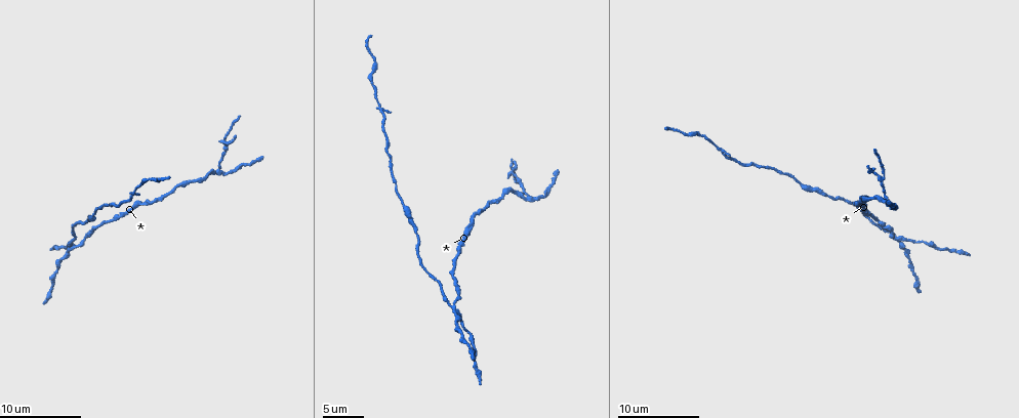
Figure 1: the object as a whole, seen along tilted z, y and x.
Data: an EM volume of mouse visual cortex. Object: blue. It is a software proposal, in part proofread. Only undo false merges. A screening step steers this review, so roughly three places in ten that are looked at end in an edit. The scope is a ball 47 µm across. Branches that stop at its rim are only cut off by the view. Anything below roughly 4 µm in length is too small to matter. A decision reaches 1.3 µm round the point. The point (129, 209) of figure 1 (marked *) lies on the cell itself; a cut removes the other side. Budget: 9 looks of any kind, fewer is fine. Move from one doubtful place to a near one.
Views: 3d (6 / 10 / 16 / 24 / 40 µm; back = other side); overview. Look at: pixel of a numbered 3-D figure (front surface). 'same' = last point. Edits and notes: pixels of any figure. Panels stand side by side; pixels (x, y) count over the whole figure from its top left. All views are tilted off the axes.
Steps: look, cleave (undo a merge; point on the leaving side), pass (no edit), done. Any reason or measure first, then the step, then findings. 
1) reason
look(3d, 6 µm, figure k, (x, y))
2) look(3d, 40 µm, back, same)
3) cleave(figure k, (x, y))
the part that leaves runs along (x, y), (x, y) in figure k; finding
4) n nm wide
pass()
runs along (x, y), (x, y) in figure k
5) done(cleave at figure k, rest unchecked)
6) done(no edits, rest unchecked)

narrows sharply
look(3d, 16 µm, figure 1, (501, 196))

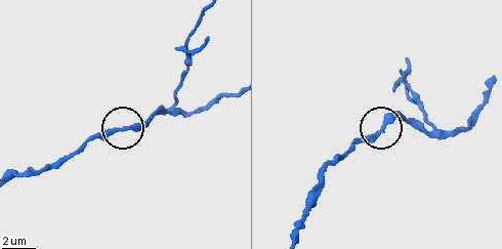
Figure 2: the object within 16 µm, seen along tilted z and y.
look(3d, 16 µm, back, figure 2, (378, 133))

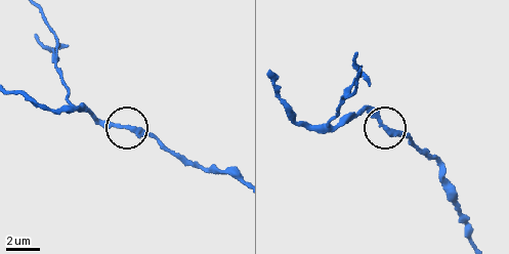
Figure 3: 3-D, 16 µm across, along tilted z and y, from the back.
250 nm wide
pass()
runs along (239, 176), (187, 165), (153, 136), (93, 119) in figure 3; all the same cell

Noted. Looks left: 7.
branch point
look(3d, 16 µm, figure 1, (218, 169))

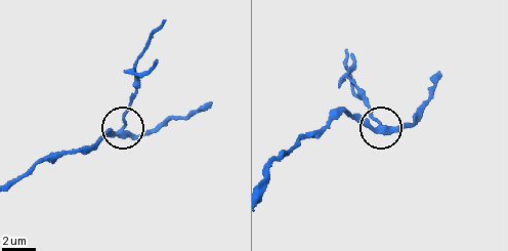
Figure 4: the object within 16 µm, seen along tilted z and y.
3 arms
cleave(figure 4, (126, 111))
the part that leaves runs along (120, 129), (131, 95), (134, 63), (149, 34), (165, 22) in figure 4; two cells meet here

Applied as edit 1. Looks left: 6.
look(3d, 10 µm, figure 1, (453, 308))

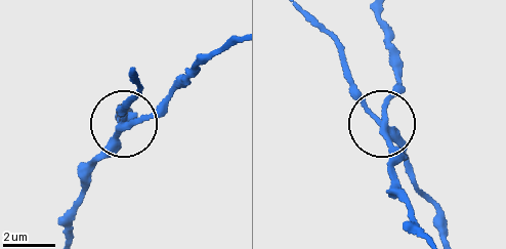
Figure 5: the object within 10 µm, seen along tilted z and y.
cleave(figure 5, (357, 98))
the part that leaves runs along (384, 127), (362, 100), (340, 47), (314, 17) in figure 5; a second cell is stuck on

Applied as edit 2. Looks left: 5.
calibre changes
look(3d, 10 µm, figure 1, (91, 231))

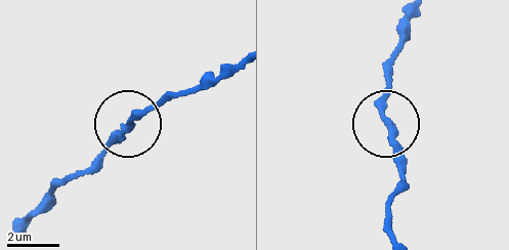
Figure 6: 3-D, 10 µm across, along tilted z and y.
pass()
continuous, no second cell

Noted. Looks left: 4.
done(cleave at figure 4, cleave at figure 5, rest unchecked)

